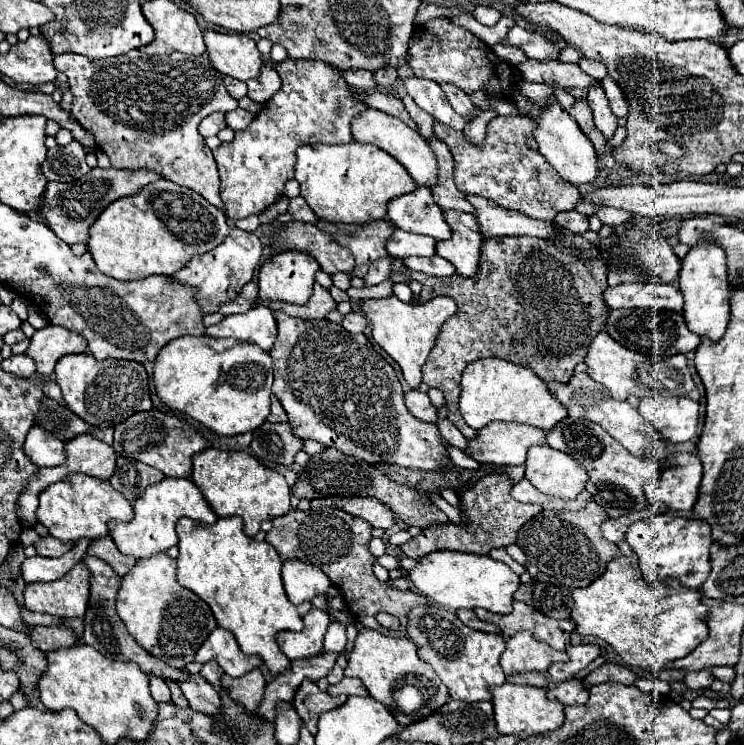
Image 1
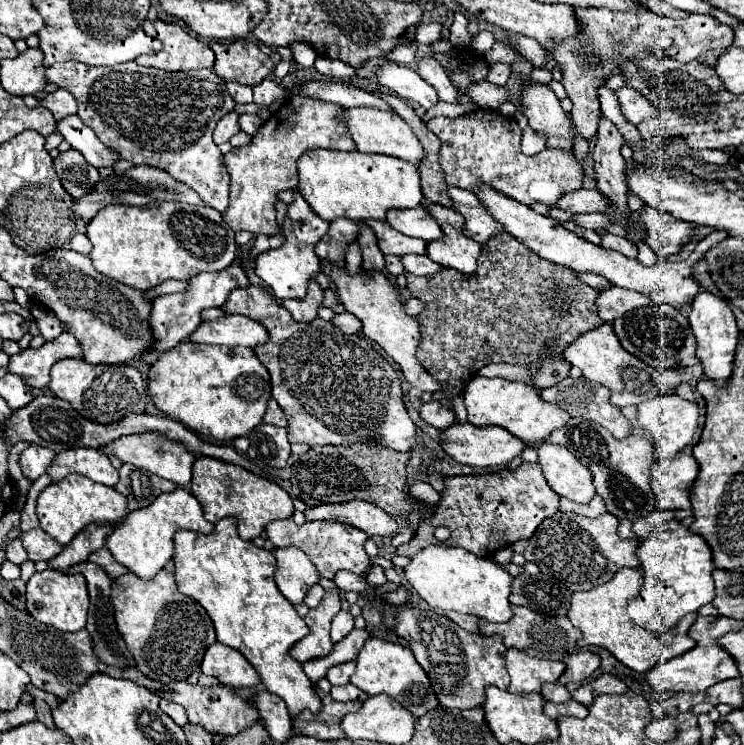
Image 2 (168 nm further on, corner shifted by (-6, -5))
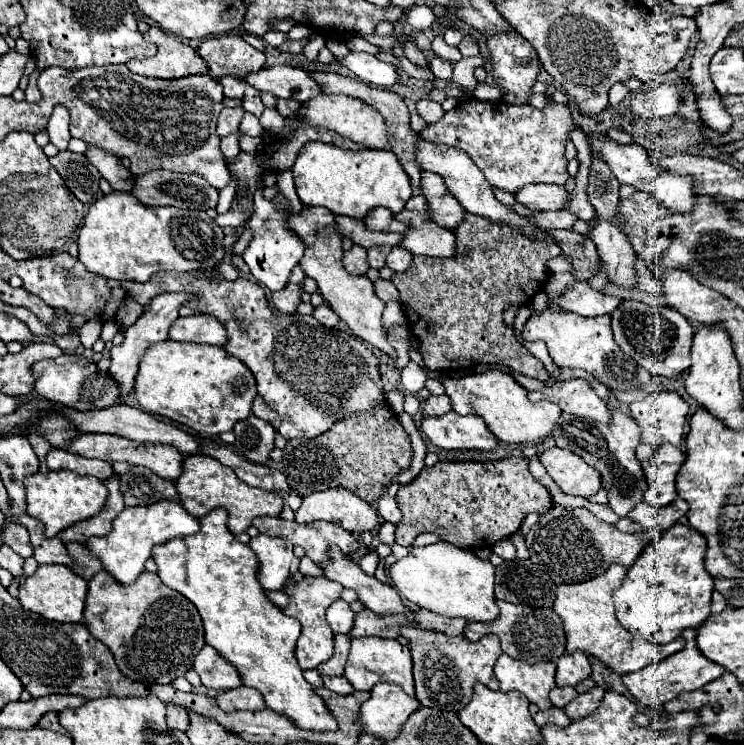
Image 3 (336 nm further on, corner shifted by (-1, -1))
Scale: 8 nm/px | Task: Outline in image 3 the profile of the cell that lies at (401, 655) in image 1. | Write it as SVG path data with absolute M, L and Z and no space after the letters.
M375 636L353 638L349 660L345 664L345 678L355 690L371 690L379 682L391 682L401 686L409 696L415 696L413 672L411 672L411 652L407 646L401 646L397 640L381 640Z

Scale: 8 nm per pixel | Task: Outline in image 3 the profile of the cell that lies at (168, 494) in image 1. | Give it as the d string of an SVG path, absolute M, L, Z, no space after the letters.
M159 500L151 506L133 506L125 508L115 520L113 530L107 536L89 538L87 548L101 558L103 568L111 572L121 584L131 584L145 570L145 562L151 558L151 550L155 544L163 544L177 536L195 534L199 530L199 520L187 510L183 510L181 502L175 500Z

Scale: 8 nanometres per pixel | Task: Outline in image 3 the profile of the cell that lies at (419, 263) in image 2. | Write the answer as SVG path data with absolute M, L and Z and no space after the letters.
M393 248L391 254L387 256L387 266L395 272L405 272L411 268L411 264L413 264L413 254L409 250Z

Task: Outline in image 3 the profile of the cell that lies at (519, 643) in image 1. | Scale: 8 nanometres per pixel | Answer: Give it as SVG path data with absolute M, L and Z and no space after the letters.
M501 654L495 662L495 676L501 682L501 692L517 690L525 694L529 702L537 704L541 710L547 710L551 706L549 690L555 686L553 662L527 664L507 654Z

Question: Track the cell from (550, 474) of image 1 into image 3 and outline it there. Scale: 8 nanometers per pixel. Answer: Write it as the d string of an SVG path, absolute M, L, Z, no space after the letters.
M549 446L541 452L539 460L563 494L589 498L601 488L597 470L593 470L593 466L583 462L583 458L569 452L567 448Z

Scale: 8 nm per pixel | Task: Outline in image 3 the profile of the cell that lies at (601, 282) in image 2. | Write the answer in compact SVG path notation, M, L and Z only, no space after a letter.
M559 254L557 258L551 258L551 260L547 262L547 266L549 266L551 272L571 272L571 270L573 270L571 260L567 258L567 254Z

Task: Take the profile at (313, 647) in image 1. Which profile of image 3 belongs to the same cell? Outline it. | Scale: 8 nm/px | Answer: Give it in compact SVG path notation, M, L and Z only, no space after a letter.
M305 576L301 582L297 582L297 586L285 586L285 592L291 598L291 604L283 610L287 616L297 618L303 626L301 636L297 640L297 648L295 648L295 656L299 660L299 666L303 670L307 668L317 668L321 662L329 660L333 654L333 632L325 620L325 610L341 598L341 590L343 586L339 582L333 582L329 578L315 578L315 576Z

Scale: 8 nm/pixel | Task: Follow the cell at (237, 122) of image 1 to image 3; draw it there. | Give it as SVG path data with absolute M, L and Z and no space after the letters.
M243 114L243 120L241 120L241 126L239 126L239 132L249 134L249 136L261 136L263 126L259 124L259 118L255 118L255 116L251 116L251 114Z

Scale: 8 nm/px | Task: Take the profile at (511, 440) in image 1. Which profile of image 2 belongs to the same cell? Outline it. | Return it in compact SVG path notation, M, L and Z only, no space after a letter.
M454 422L450 428L446 428L440 434L440 446L444 448L444 452L448 456L452 456L456 462L460 464L468 464L468 466L504 466L508 464L514 456L522 454L522 450L526 448L524 442L520 442L516 436L512 436L508 430L504 428L496 428L496 426L472 426L470 422Z

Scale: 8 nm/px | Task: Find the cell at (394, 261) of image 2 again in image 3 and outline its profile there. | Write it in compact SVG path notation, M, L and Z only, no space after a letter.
M373 246L371 250L369 250L369 264L373 266L373 268L383 268L385 266L385 258L387 258L387 254L391 252L391 246Z

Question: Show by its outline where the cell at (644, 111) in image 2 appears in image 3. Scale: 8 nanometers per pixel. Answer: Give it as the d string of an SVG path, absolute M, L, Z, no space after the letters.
M661 84L655 86L653 90L649 90L649 100L641 100L641 92L633 94L631 98L631 112L641 116L641 118L663 118L663 116L673 116L681 94L677 92L677 88L673 84Z

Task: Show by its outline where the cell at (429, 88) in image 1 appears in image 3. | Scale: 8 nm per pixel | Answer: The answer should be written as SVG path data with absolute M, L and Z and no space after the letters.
M351 52L343 66L347 66L359 80L379 86L379 88L393 88L395 84L401 84L401 72L395 64L383 62L373 54L365 52Z

